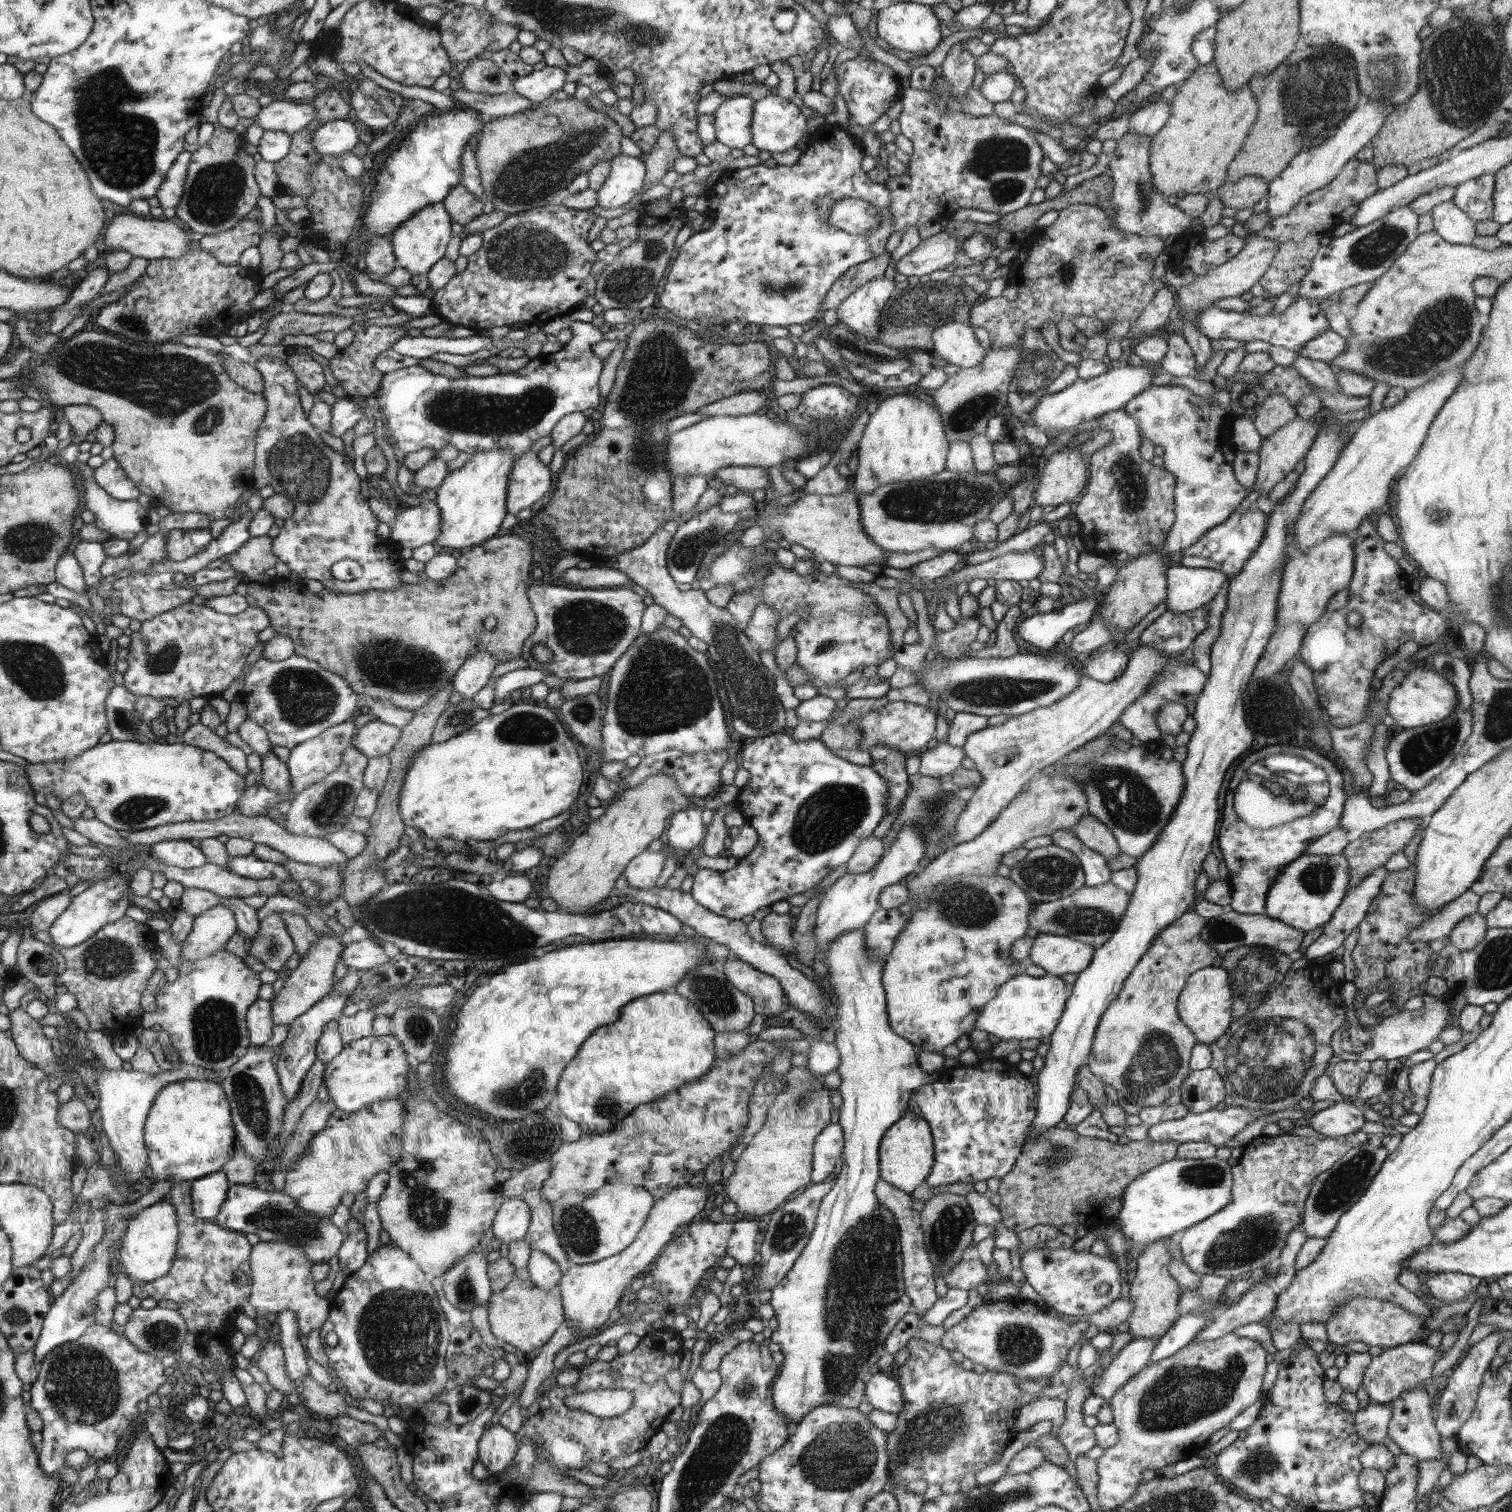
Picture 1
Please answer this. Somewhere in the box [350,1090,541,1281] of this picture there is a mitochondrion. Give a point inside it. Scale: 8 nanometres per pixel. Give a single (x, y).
(428, 1210)

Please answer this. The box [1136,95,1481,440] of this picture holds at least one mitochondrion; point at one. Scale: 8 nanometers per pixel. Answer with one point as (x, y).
(1438, 334)

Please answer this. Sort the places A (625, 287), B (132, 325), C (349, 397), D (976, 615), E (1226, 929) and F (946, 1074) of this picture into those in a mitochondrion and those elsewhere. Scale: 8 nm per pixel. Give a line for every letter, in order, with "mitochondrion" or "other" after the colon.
A: mitochondrion
B: mitochondrion
C: other
D: other
E: mitochondrion
F: other

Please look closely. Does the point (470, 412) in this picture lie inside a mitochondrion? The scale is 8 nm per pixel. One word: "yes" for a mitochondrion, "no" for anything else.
yes

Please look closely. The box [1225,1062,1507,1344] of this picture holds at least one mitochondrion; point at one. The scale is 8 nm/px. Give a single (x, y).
(1344, 1184)

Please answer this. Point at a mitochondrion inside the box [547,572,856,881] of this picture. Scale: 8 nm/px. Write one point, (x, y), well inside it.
(662, 691)

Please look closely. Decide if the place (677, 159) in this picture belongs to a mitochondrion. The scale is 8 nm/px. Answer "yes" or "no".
no

